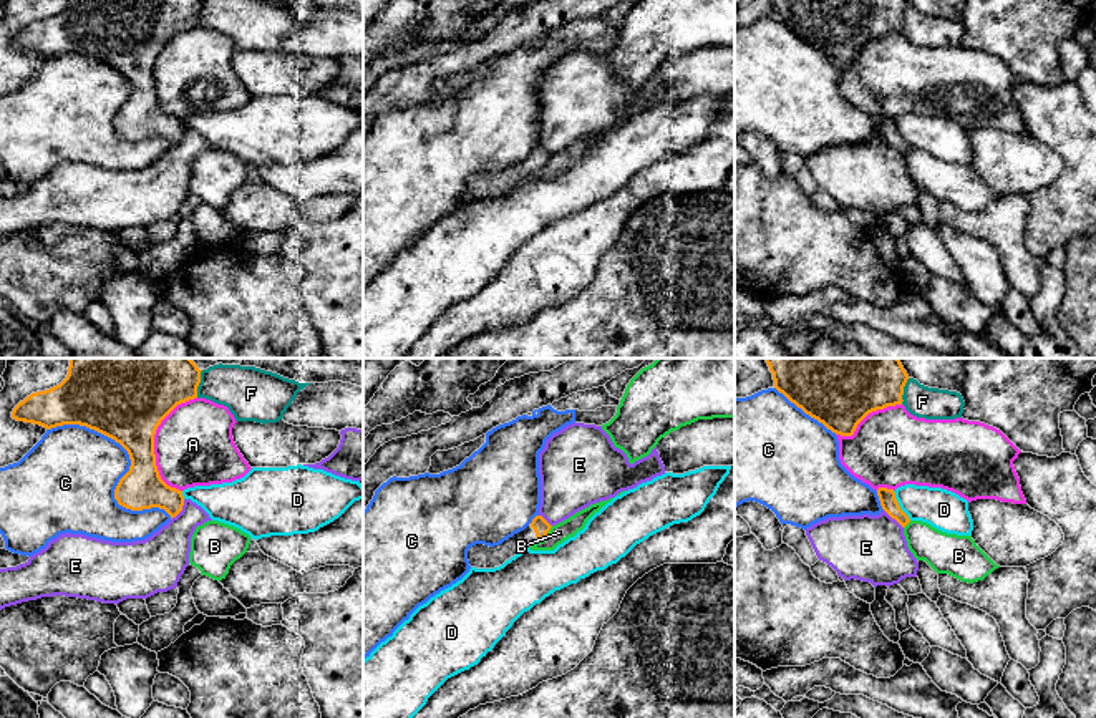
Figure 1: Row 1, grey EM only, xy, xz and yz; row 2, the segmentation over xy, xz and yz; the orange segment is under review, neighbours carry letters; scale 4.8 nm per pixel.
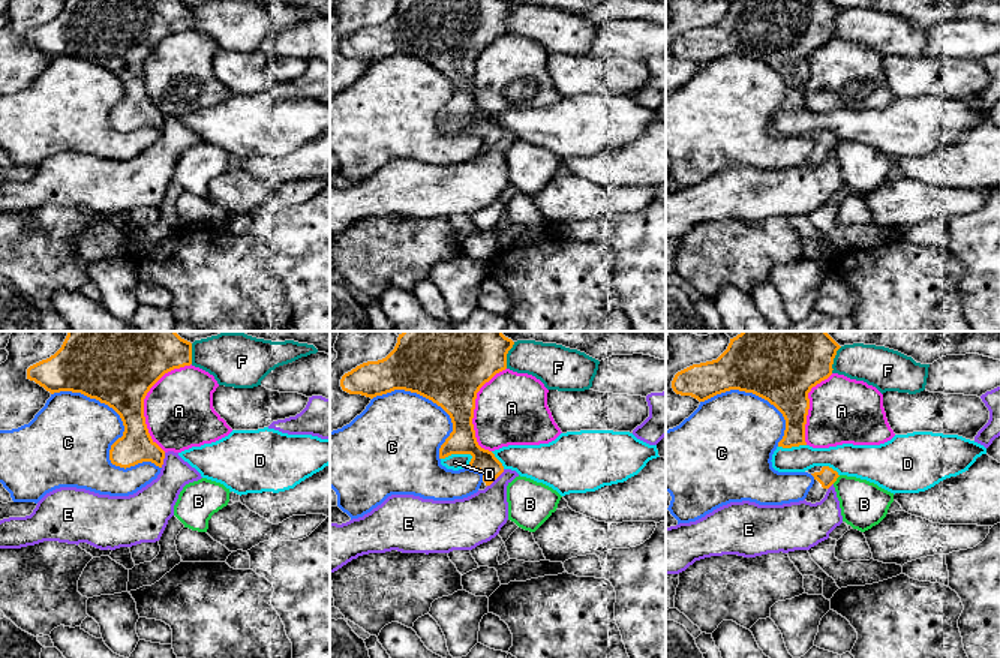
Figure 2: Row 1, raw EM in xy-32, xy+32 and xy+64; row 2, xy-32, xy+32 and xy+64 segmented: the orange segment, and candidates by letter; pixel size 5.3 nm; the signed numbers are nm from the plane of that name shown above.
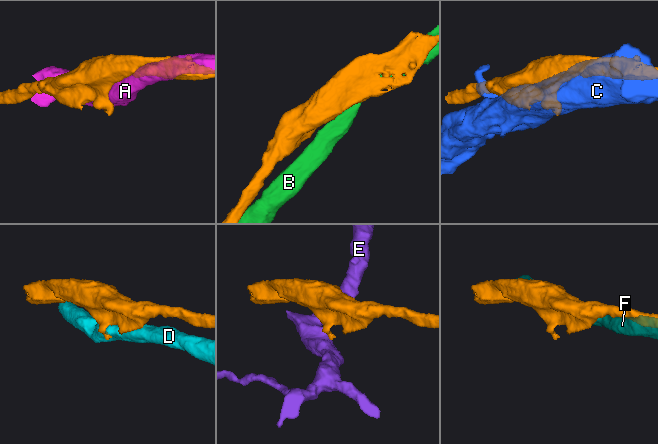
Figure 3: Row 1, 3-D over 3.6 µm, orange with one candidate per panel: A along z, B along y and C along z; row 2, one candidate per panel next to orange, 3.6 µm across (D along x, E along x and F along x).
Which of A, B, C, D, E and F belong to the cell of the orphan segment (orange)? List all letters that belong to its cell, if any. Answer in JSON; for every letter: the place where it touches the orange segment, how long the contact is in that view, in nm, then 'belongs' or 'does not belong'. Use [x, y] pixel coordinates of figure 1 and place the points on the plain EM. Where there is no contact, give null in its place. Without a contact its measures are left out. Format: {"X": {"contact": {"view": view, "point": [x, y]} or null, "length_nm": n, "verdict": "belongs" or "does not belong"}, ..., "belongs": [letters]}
{"A": {"contact": {"view": "xy", "point": [153, 70]}, "length_nm": 480, "verdict": "does not belong"}, "B": {"contact": {"view": "xz", "point": [546, 163]}, "length_nm": 110, "verdict": "does not belong"}, "C": {"contact": {"view": "xy", "point": [131, 93]}, "length_nm": 750, "verdict": "does not belong"}, "D": {"contact": {"view": "yz", "point": [899, 135]}, "length_nm": 170, "verdict": "does not belong"}, "E": {"contact": {"view": "xy", "point": [181, 138]}, "length_nm": 120, "verdict": "does not belong"}, "F": {"contact": {"view": "yz", "point": [902, 20]}, "length_nm": 130, "verdict": "does not belong"}, "belongs": []}

